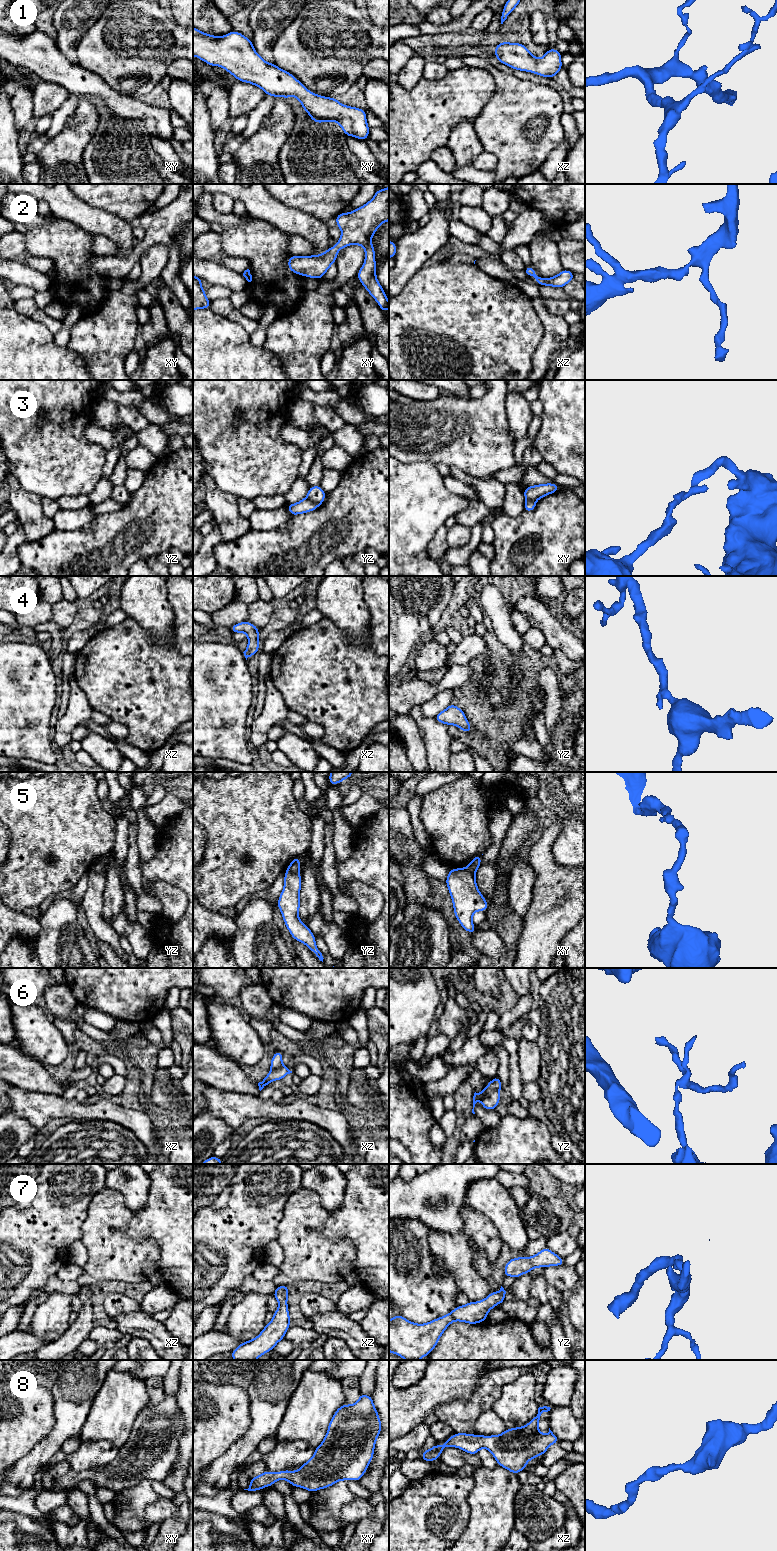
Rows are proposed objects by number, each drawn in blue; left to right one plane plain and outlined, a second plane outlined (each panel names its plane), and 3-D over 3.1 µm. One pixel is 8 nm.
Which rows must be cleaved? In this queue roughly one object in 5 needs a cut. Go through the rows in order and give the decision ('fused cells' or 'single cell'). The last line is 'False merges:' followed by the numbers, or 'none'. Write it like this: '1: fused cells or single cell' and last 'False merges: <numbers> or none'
1: single cell
2: single cell
3: fused cells
4: single cell
5: fused cells
6: fused cells
7: single cell
8: single cell
False merges: 3, 5, 6

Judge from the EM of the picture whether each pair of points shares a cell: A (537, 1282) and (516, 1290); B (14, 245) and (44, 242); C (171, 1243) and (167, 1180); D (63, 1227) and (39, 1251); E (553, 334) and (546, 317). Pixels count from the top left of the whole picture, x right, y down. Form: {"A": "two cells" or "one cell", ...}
{"A": "two cells", "B": "two cells", "C": "one cell", "D": "one cell", "E": "one cell"}

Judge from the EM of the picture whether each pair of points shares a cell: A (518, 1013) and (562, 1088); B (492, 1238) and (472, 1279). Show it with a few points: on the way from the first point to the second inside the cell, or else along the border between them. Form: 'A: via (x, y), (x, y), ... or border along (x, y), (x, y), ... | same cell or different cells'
A: border along (532, 1009), (526, 1015) | different cells
B: via (480, 1242), (467, 1255), (467, 1267) | same cell

